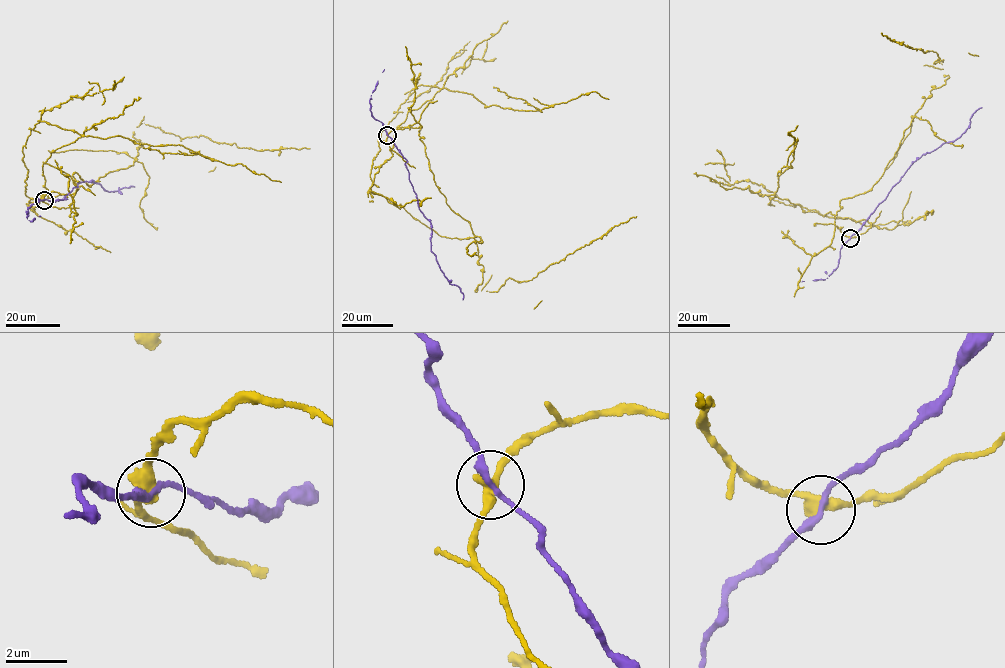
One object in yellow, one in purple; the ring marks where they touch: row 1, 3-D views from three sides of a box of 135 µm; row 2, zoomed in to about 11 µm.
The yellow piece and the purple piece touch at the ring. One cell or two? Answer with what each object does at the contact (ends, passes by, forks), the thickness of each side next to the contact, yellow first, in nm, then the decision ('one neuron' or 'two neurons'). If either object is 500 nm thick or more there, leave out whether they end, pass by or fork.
yellow passes by; purple passes by; calibres 360 and 200 nm; two neurons

